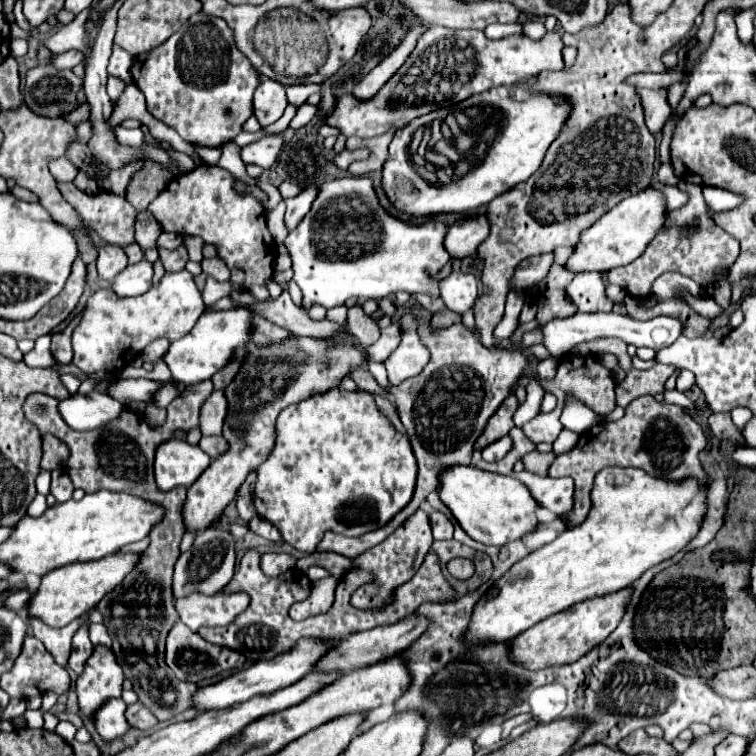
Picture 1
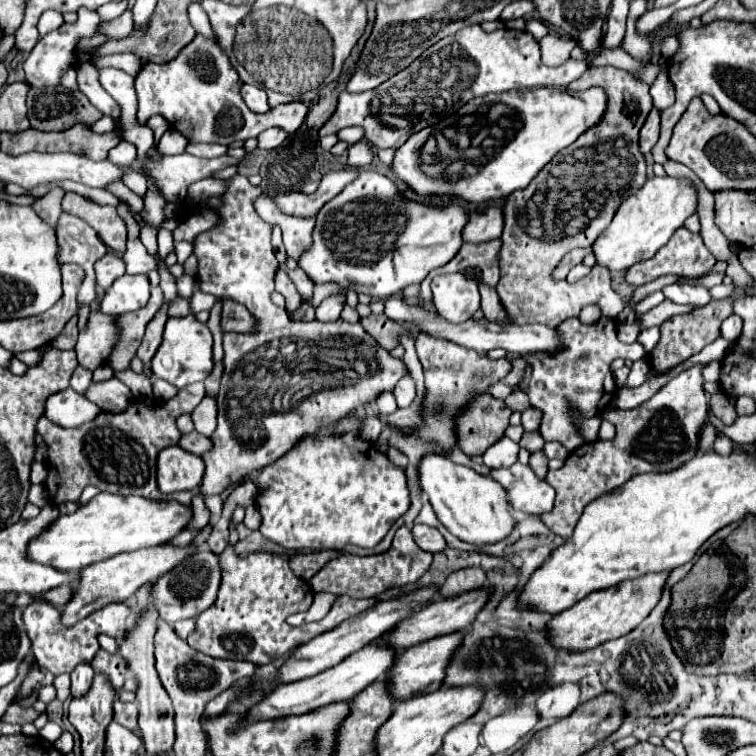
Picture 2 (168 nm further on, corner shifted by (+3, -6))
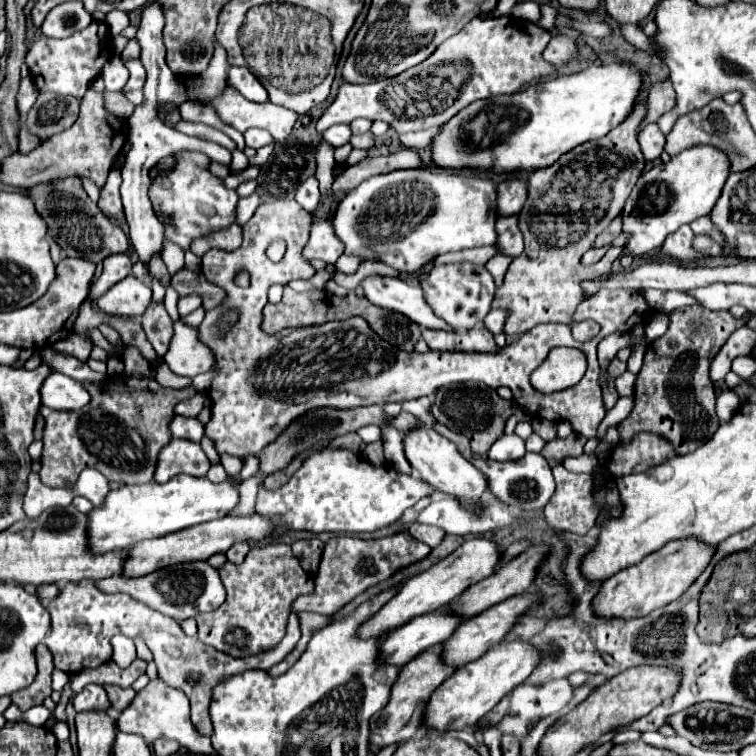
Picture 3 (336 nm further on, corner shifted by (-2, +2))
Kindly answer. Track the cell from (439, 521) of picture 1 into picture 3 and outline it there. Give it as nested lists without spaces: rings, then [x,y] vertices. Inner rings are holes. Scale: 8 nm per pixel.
[[[416,522],[408,526],[408,532],[410,532],[416,540],[428,544],[430,548],[438,546],[438,544],[442,542],[444,534],[446,534],[444,530],[440,530],[440,528],[436,528],[436,526],[426,526],[426,524],[416,524]]]

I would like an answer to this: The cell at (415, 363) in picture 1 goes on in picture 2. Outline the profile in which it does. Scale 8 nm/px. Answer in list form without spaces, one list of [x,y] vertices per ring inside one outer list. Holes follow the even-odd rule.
[[[407,372],[407,378],[401,378],[401,380],[397,382],[393,394],[395,394],[395,398],[397,398],[397,406],[399,406],[399,408],[405,408],[405,406],[409,406],[409,404],[415,400],[415,396],[417,396],[415,380],[411,378],[409,372]]]

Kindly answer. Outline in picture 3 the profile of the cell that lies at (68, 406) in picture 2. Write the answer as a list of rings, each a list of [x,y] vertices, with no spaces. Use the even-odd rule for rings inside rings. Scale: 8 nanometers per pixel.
[[[52,372],[44,380],[42,388],[42,404],[52,410],[78,410],[88,404],[90,394],[84,390],[84,386],[66,374]]]

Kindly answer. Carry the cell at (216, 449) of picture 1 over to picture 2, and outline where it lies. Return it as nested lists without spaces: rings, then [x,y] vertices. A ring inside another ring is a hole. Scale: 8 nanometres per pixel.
[[[191,432],[191,434],[185,434],[181,440],[179,440],[179,446],[191,454],[197,454],[197,456],[203,456],[207,450],[211,450],[211,440],[199,432]]]

